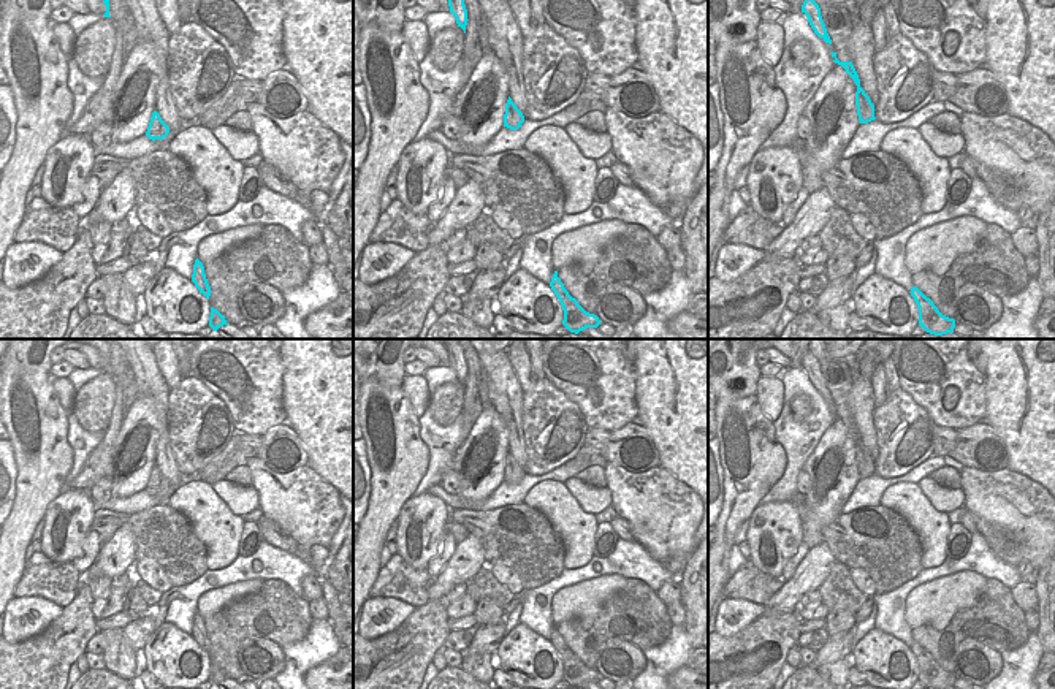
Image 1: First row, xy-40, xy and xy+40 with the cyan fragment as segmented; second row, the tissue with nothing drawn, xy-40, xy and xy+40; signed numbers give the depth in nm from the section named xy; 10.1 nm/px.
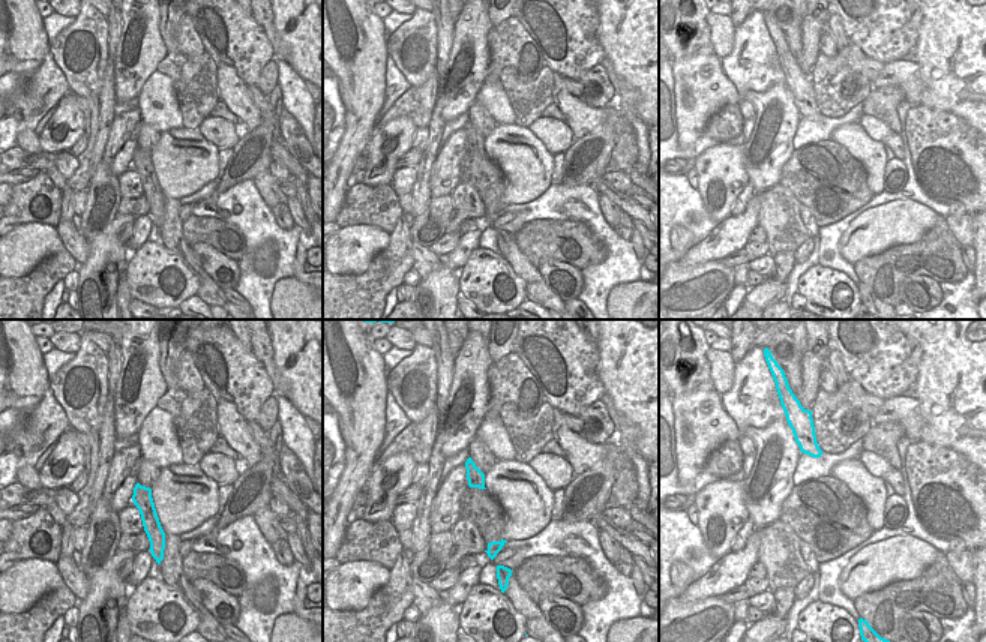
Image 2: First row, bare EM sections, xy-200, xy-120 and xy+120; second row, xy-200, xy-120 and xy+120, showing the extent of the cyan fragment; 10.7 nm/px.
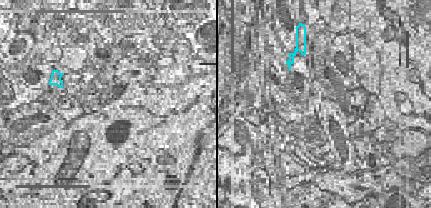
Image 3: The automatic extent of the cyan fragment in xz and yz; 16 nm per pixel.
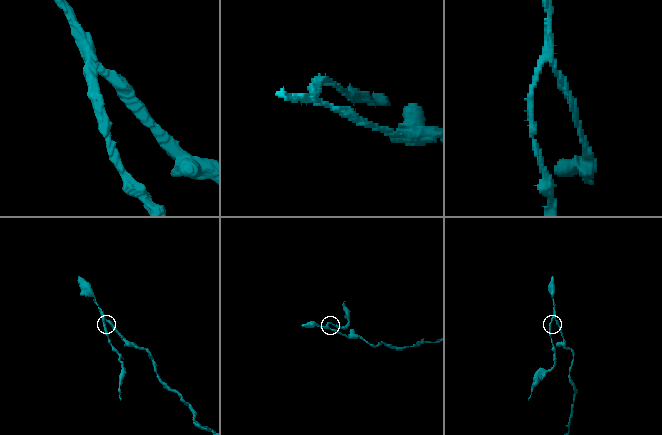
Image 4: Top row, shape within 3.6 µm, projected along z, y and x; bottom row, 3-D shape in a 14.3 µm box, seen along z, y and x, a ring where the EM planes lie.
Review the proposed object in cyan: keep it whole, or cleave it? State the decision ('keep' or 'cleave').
cleave

